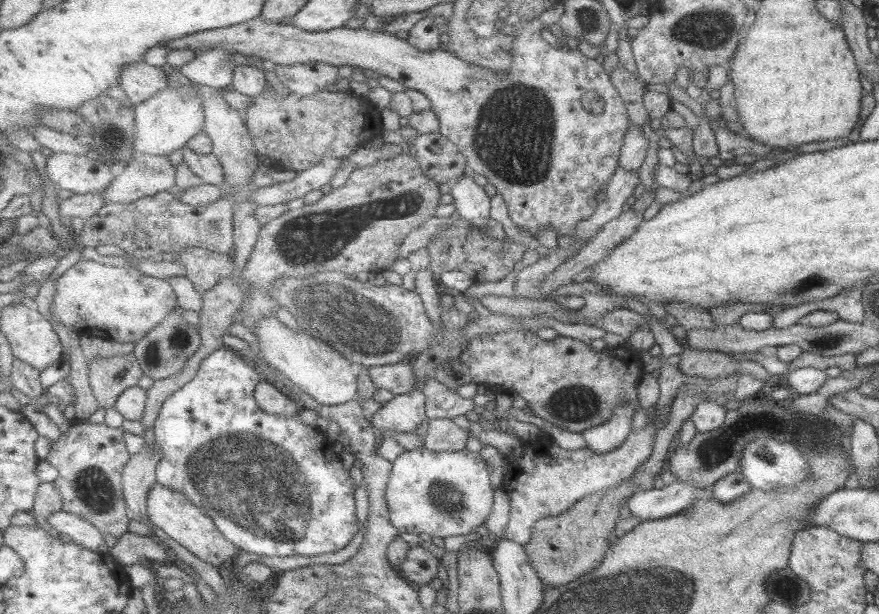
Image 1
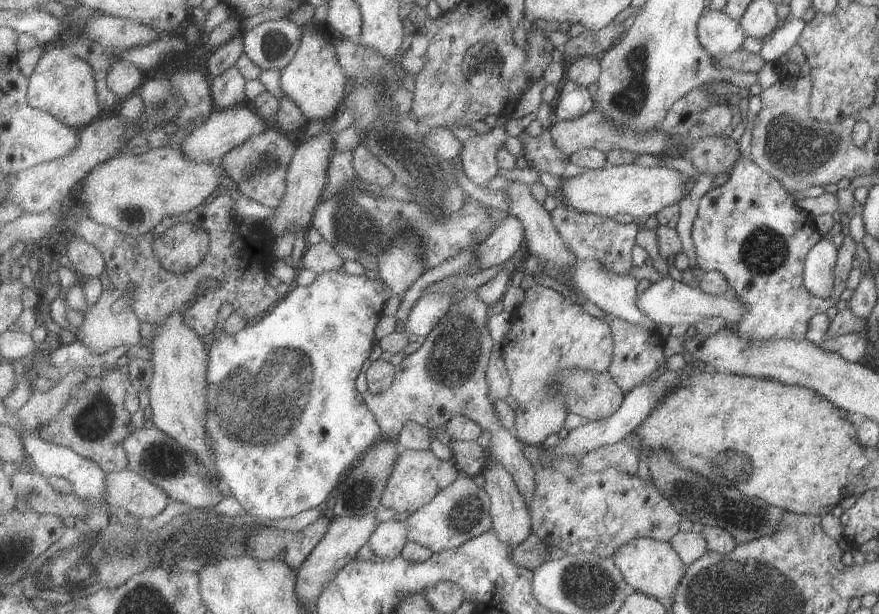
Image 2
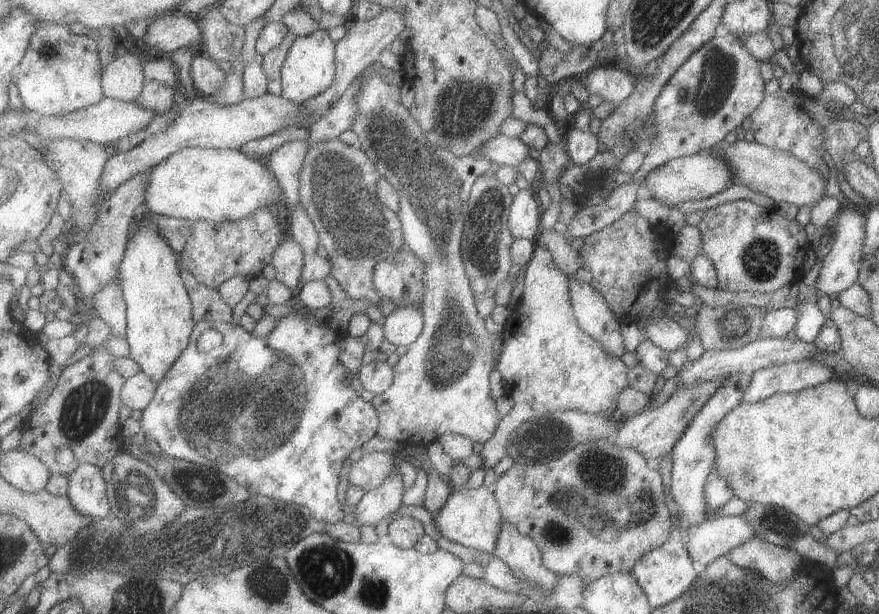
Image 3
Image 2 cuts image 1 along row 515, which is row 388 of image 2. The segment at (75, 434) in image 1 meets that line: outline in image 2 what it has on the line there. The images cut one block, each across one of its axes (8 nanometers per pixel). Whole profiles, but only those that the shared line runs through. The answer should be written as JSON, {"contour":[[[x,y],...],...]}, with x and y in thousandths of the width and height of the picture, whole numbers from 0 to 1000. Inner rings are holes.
{"contour":[[[122,599],[117,611],[101,614],[84,637],[76,663],[66,679],[48,695],[47,713],[110,752],[122,774],[143,765],[148,759],[148,749],[142,721],[155,700],[150,676],[143,664],[144,642],[149,630],[147,606],[141,607],[135,599]]]}

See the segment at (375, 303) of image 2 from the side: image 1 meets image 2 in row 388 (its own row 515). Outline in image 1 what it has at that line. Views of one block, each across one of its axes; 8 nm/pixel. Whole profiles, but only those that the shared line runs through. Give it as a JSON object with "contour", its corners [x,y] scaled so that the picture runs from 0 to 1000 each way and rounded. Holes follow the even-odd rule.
{"contour":[[[256,564],[239,577],[229,593],[222,617],[185,658],[181,681],[175,689],[179,725],[187,739],[181,759],[179,759],[177,787],[199,796],[201,801],[207,801],[216,809],[216,814],[240,842],[251,862],[251,866],[263,883],[266,883],[274,897],[309,907],[361,906],[388,897],[410,865],[411,857],[408,844],[406,844],[406,824],[404,824],[404,798],[406,798],[410,780],[392,765],[390,752],[385,744],[385,730],[378,723],[367,700],[361,699],[357,691],[350,694],[340,676],[315,678],[315,674],[311,676],[299,668],[290,650],[290,638],[292,638],[292,630],[297,625],[297,621],[301,617],[301,611],[271,572]]]}

